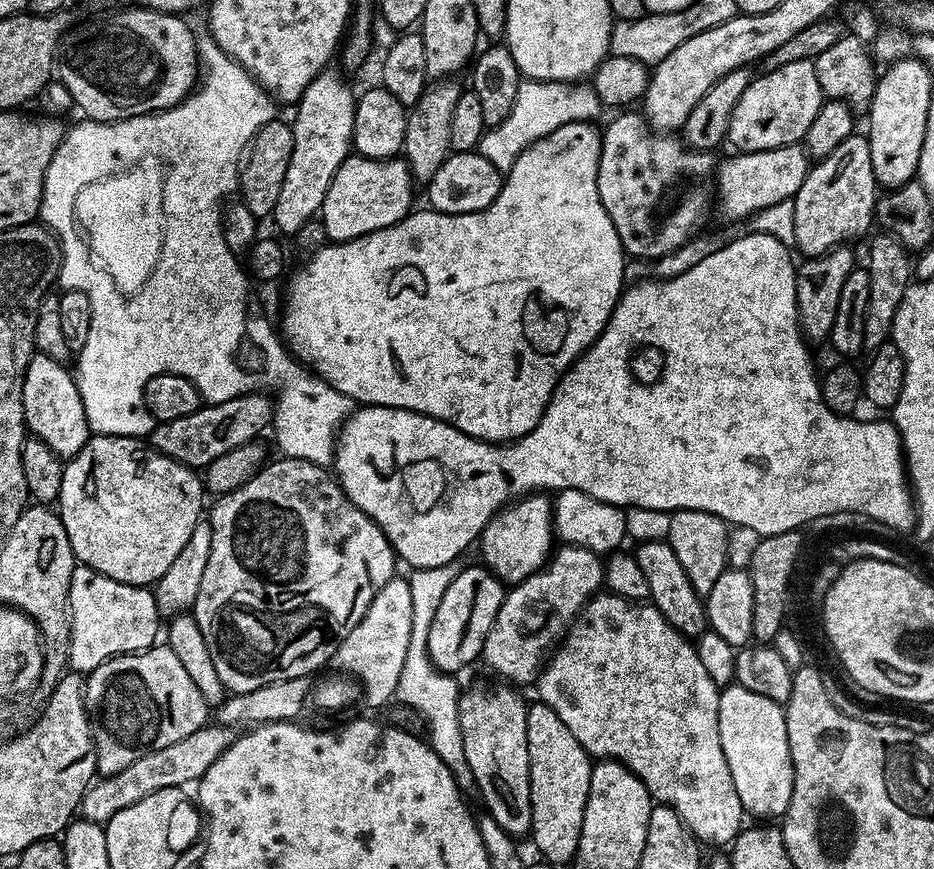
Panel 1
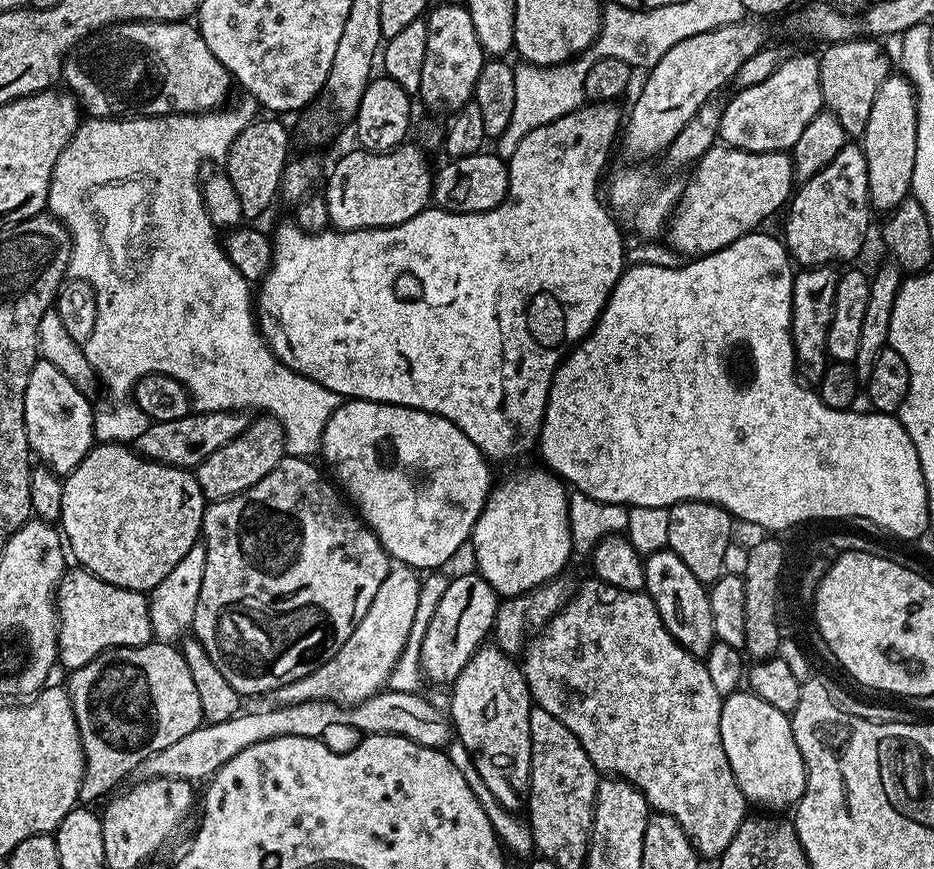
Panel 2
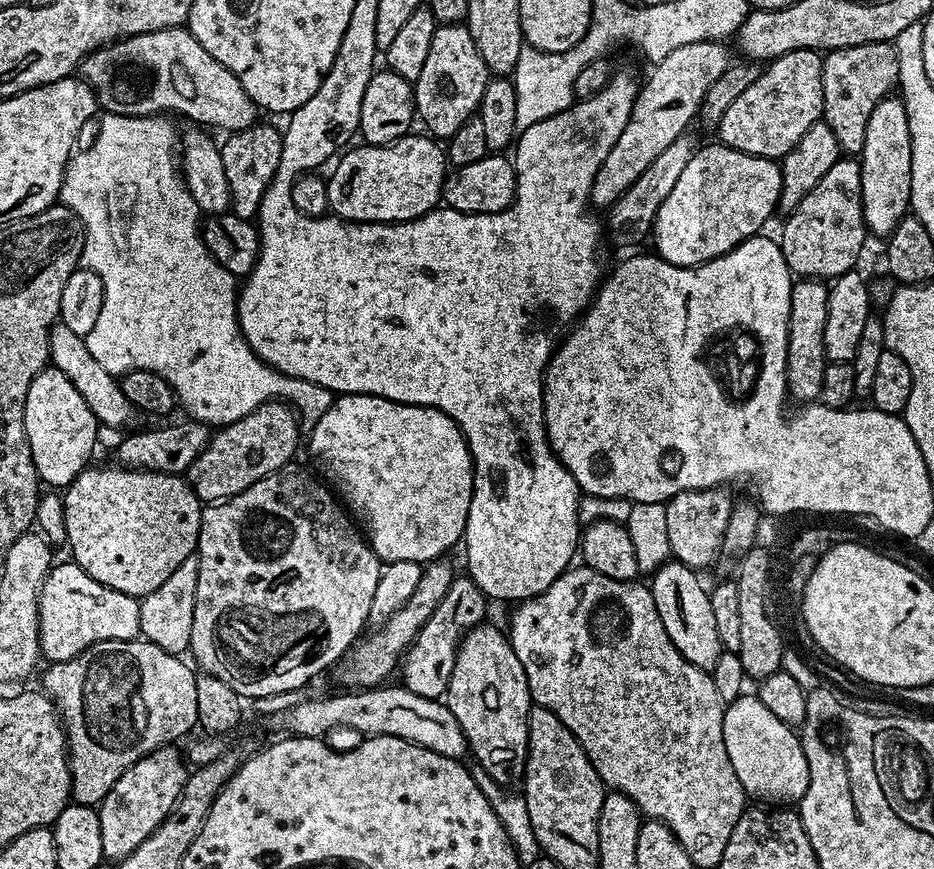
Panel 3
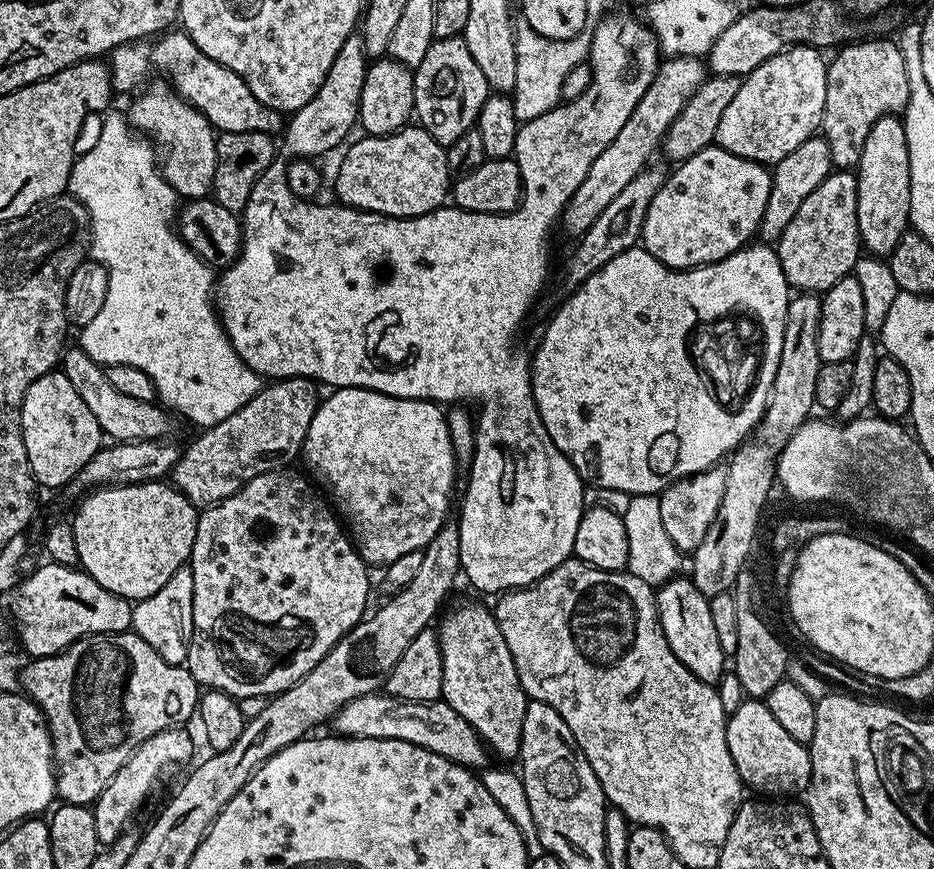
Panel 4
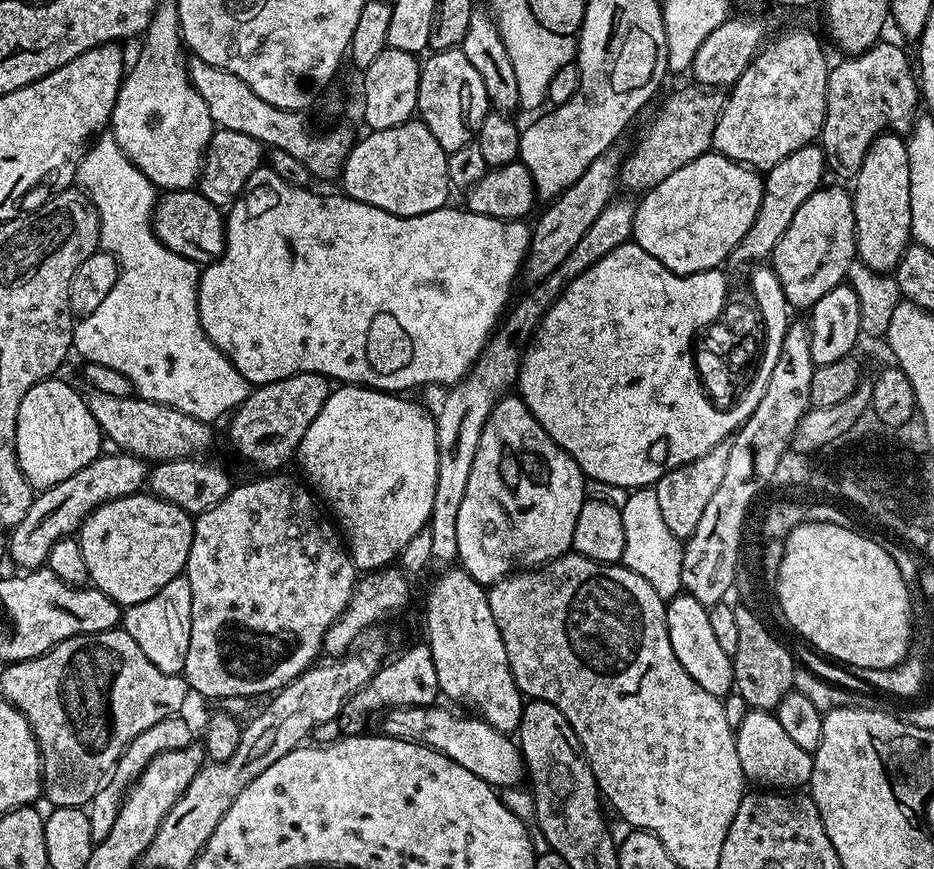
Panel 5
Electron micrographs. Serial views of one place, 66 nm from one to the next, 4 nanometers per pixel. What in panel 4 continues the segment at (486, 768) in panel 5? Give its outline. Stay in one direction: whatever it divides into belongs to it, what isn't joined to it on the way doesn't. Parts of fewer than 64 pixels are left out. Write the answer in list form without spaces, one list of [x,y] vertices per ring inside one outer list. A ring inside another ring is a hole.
[[[383,691],[371,692],[368,696],[354,698],[346,702],[332,717],[331,731],[344,738],[382,738],[384,741],[401,740],[414,746],[422,746],[434,754],[442,754],[450,762],[462,765],[469,770],[485,767],[489,753],[480,735],[448,704],[433,702],[419,704],[409,700],[399,700]]]

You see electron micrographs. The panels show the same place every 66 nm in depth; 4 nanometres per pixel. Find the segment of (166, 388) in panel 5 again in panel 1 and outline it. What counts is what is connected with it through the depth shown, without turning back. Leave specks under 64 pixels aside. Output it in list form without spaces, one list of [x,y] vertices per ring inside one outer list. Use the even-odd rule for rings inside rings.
[[[204,38],[204,39],[201,39],[201,40],[200,40],[200,41],[199,41],[199,44],[198,44],[198,83],[197,83],[197,85],[196,85],[196,87],[195,87],[195,89],[194,89],[194,91],[192,91],[192,93],[191,93],[191,94],[189,94],[189,96],[187,96],[187,98],[186,98],[186,99],[185,99],[185,100],[183,100],[183,101],[182,101],[182,103],[180,103],[180,104],[176,104],[176,105],[174,105],[174,107],[172,107],[172,108],[167,108],[167,109],[166,109],[166,110],[162,110],[162,111],[161,111],[161,112],[147,112],[147,114],[146,114],[146,115],[145,115],[145,116],[131,116],[131,117],[130,117],[130,118],[126,118],[126,119],[125,119],[125,120],[115,120],[115,122],[114,122],[114,123],[112,123],[112,124],[103,124],[103,123],[102,123],[102,122],[98,122],[98,121],[97,121],[97,120],[90,120],[90,119],[87,119],[87,118],[84,118],[84,119],[81,119],[81,120],[80,120],[80,121],[79,121],[79,122],[80,122],[80,123],[81,123],[81,124],[76,124],[76,125],[74,125],[74,126],[73,126],[73,128],[72,128],[72,125],[71,125],[71,127],[69,127],[69,128],[68,128],[68,129],[67,129],[67,131],[65,131],[65,134],[64,134],[64,137],[63,137],[63,138],[62,138],[62,142],[61,142],[61,143],[60,143],[60,145],[59,145],[59,146],[58,146],[58,150],[54,150],[54,156],[53,156],[53,157],[52,157],[52,158],[50,158],[50,164],[49,164],[49,165],[48,165],[48,166],[46,166],[46,172],[45,172],[45,174],[44,174],[44,181],[43,181],[43,182],[42,182],[42,196],[41,196],[41,198],[40,198],[40,210],[39,210],[39,213],[38,213],[38,220],[39,220],[39,223],[41,223],[41,224],[43,224],[43,225],[44,225],[44,227],[45,227],[45,228],[49,228],[49,230],[51,230],[51,232],[53,232],[53,234],[55,234],[55,236],[56,236],[56,238],[57,238],[57,240],[59,240],[59,241],[60,241],[60,270],[59,270],[59,273],[58,273],[58,284],[59,284],[59,287],[60,287],[60,288],[61,288],[61,289],[63,289],[63,291],[65,291],[65,292],[68,292],[68,291],[81,291],[81,292],[82,292],[82,294],[86,294],[86,298],[88,298],[88,299],[89,299],[89,304],[90,304],[90,320],[89,320],[89,332],[88,332],[88,333],[87,333],[87,334],[86,334],[86,342],[85,342],[85,345],[84,345],[84,346],[82,346],[82,348],[81,348],[81,349],[80,349],[80,350],[79,350],[79,353],[78,353],[78,355],[77,355],[77,356],[76,356],[76,357],[75,357],[75,360],[76,360],[76,359],[77,359],[77,360],[76,360],[76,368],[75,368],[75,367],[74,367],[74,379],[75,379],[75,381],[76,381],[76,385],[77,385],[77,386],[78,386],[78,394],[79,394],[79,395],[80,395],[80,397],[81,397],[81,398],[82,398],[82,406],[83,406],[83,407],[84,407],[84,410],[85,410],[85,416],[86,416],[86,422],[87,422],[87,423],[88,423],[88,430],[89,430],[89,433],[92,433],[92,434],[95,434],[95,435],[98,435],[98,436],[134,436],[134,437],[137,437],[137,438],[148,438],[148,437],[151,437],[151,435],[152,435],[152,429],[153,429],[153,428],[155,428],[155,427],[156,427],[156,425],[157,425],[157,421],[156,421],[156,419],[155,419],[155,418],[153,418],[153,416],[152,416],[152,415],[151,415],[151,413],[149,413],[149,412],[148,412],[148,410],[147,410],[147,406],[145,406],[145,404],[144,404],[144,387],[145,387],[145,386],[147,386],[147,383],[148,383],[148,382],[150,382],[150,380],[151,380],[151,379],[152,379],[152,378],[154,378],[154,377],[155,377],[155,376],[156,376],[156,375],[162,375],[162,374],[166,374],[166,375],[180,375],[180,376],[181,376],[181,377],[182,377],[182,378],[186,378],[186,379],[188,379],[188,380],[189,380],[189,381],[190,381],[190,382],[192,382],[192,383],[193,383],[193,384],[194,384],[194,386],[195,386],[195,387],[196,387],[196,388],[197,388],[197,390],[198,390],[198,391],[199,391],[199,392],[200,392],[200,399],[201,399],[201,401],[204,401],[204,402],[207,402],[207,403],[208,403],[208,404],[217,404],[217,403],[218,403],[218,402],[230,402],[230,398],[238,398],[238,397],[239,397],[239,396],[245,396],[245,395],[246,395],[246,394],[250,394],[250,393],[251,393],[251,392],[262,392],[262,393],[265,393],[265,394],[271,394],[271,395],[272,395],[272,396],[273,396],[273,397],[274,397],[274,411],[273,411],[273,414],[272,414],[272,422],[271,422],[271,425],[270,425],[270,428],[271,428],[271,431],[273,431],[273,430],[274,430],[274,431],[276,431],[276,444],[277,444],[277,446],[278,446],[278,447],[280,447],[280,448],[281,448],[281,450],[282,450],[282,451],[281,451],[281,453],[283,453],[283,455],[284,455],[284,456],[293,456],[293,457],[294,457],[294,458],[298,458],[298,459],[299,459],[299,460],[305,460],[305,461],[306,461],[306,462],[310,462],[310,463],[311,463],[311,464],[319,464],[319,465],[321,465],[321,466],[328,466],[328,465],[331,465],[331,464],[332,464],[332,463],[333,463],[333,460],[334,460],[334,457],[335,457],[335,455],[336,455],[336,437],[337,437],[337,435],[338,435],[338,433],[339,433],[339,431],[340,431],[340,427],[342,427],[342,425],[343,425],[343,424],[344,424],[344,421],[345,421],[345,420],[347,420],[347,419],[348,419],[348,417],[349,417],[349,416],[351,416],[351,415],[352,415],[352,413],[353,413],[353,411],[354,411],[354,401],[352,401],[352,400],[351,400],[351,398],[349,398],[349,397],[348,397],[348,396],[347,396],[347,395],[346,395],[346,394],[342,394],[342,393],[341,393],[341,392],[339,392],[339,391],[338,391],[338,390],[334,390],[334,386],[330,386],[330,385],[329,385],[329,384],[328,384],[328,383],[326,383],[326,382],[325,382],[325,381],[324,381],[324,380],[322,380],[322,379],[320,379],[320,377],[319,377],[319,376],[317,376],[317,375],[315,375],[315,374],[307,374],[307,375],[308,375],[308,376],[304,376],[304,372],[305,372],[305,373],[306,373],[306,368],[305,368],[305,365],[303,365],[303,364],[301,364],[301,363],[300,363],[300,361],[299,361],[299,360],[297,360],[297,359],[295,359],[295,358],[294,358],[294,357],[293,357],[293,355],[292,355],[292,353],[291,353],[291,352],[289,352],[289,351],[288,351],[288,349],[287,349],[287,347],[286,347],[286,345],[285,345],[285,343],[284,343],[284,341],[283,341],[283,339],[281,339],[281,337],[280,337],[280,336],[279,336],[279,335],[278,335],[278,332],[277,332],[277,329],[276,329],[276,332],[275,332],[275,330],[274,330],[274,329],[272,329],[272,324],[271,324],[271,322],[270,322],[270,321],[268,321],[268,320],[267,320],[267,318],[266,318],[266,317],[264,317],[264,312],[263,312],[263,310],[262,310],[262,309],[260,309],[260,304],[259,304],[259,302],[258,302],[258,301],[256,301],[256,300],[252,300],[252,284],[253,284],[253,281],[252,281],[252,280],[251,280],[251,279],[250,279],[250,276],[249,276],[249,273],[248,273],[248,272],[247,272],[247,271],[245,271],[245,269],[244,269],[244,268],[243,268],[243,267],[242,267],[242,264],[241,264],[241,261],[240,261],[240,260],[239,260],[239,259],[237,259],[237,257],[235,257],[235,256],[233,256],[233,254],[232,254],[232,251],[231,251],[231,250],[230,250],[230,249],[228,249],[228,243],[227,243],[227,242],[225,242],[225,240],[224,240],[224,221],[223,221],[223,219],[222,219],[222,209],[223,209],[223,208],[224,208],[224,207],[225,207],[225,204],[226,204],[226,201],[227,201],[227,200],[228,200],[228,199],[229,199],[229,197],[228,197],[228,198],[227,198],[227,196],[228,196],[228,195],[230,195],[230,194],[231,194],[231,192],[233,192],[233,193],[235,193],[235,192],[236,192],[236,191],[237,191],[237,189],[239,189],[239,186],[240,186],[240,169],[241,169],[241,167],[242,167],[242,157],[243,157],[243,156],[244,156],[244,155],[245,155],[245,153],[247,153],[247,151],[248,151],[248,149],[249,149],[249,147],[250,147],[250,145],[251,145],[251,143],[252,143],[252,140],[253,140],[253,138],[255,138],[255,137],[256,137],[256,135],[257,135],[257,134],[258,134],[258,130],[259,130],[259,129],[260,129],[260,128],[261,128],[261,127],[262,127],[262,126],[266,126],[266,122],[270,122],[270,121],[271,121],[271,120],[273,120],[273,118],[274,118],[274,117],[275,117],[275,116],[276,116],[276,115],[277,115],[277,112],[276,112],[276,108],[275,108],[275,107],[276,107],[276,108],[277,108],[277,105],[276,105],[276,104],[275,104],[275,103],[274,103],[274,101],[273,101],[273,99],[272,99],[272,97],[271,97],[271,96],[269,96],[269,95],[268,95],[268,93],[267,93],[267,92],[265,92],[265,91],[264,91],[264,89],[263,89],[263,88],[261,88],[261,87],[260,87],[260,85],[259,85],[259,84],[257,84],[257,83],[256,83],[256,79],[255,79],[255,78],[254,78],[254,77],[253,77],[253,76],[252,76],[252,75],[251,75],[251,74],[250,74],[250,73],[249,73],[249,72],[248,72],[248,71],[247,71],[247,70],[245,70],[245,68],[244,68],[244,67],[243,67],[243,66],[241,66],[241,64],[239,64],[239,63],[238,63],[238,62],[234,62],[234,61],[233,61],[233,60],[232,60],[232,59],[231,59],[231,58],[230,58],[230,57],[229,57],[229,56],[227,56],[227,54],[225,54],[225,52],[223,52],[223,50],[222,50],[222,49],[220,49],[220,48],[219,48],[219,47],[218,47],[218,45],[216,45],[216,44],[215,44],[215,43],[214,43],[214,42],[213,42],[213,40],[211,40],[211,38]],[[135,156],[157,156],[157,158],[158,158],[158,159],[160,159],[160,160],[169,160],[169,162],[170,162],[170,163],[172,163],[172,173],[170,173],[170,174],[169,174],[169,176],[167,176],[167,175],[165,175],[165,176],[164,176],[164,177],[163,177],[163,180],[162,180],[162,183],[163,183],[163,185],[164,185],[164,241],[163,241],[163,242],[162,242],[162,246],[161,246],[161,247],[160,247],[160,257],[159,257],[159,258],[158,258],[158,262],[157,262],[157,263],[156,263],[156,265],[155,265],[155,266],[154,266],[154,270],[153,270],[153,271],[152,271],[152,273],[151,273],[151,274],[150,274],[150,278],[149,278],[149,279],[148,279],[148,281],[147,281],[147,282],[146,282],[146,283],[145,283],[145,284],[144,284],[144,287],[143,287],[143,288],[141,288],[141,289],[140,289],[140,291],[139,291],[139,292],[137,292],[137,293],[135,293],[135,294],[132,294],[132,295],[129,295],[129,296],[127,296],[127,295],[125,295],[125,293],[123,293],[123,292],[121,292],[121,291],[120,291],[120,289],[119,289],[119,288],[117,288],[117,287],[116,287],[116,283],[115,283],[115,282],[113,282],[113,281],[112,281],[112,279],[111,279],[111,278],[110,278],[110,274],[109,274],[109,273],[108,273],[108,272],[106,272],[106,271],[103,271],[103,270],[101,270],[101,269],[100,269],[100,268],[99,268],[99,267],[96,267],[96,266],[94,266],[94,264],[93,264],[93,260],[94,260],[94,257],[93,257],[93,255],[92,255],[92,253],[91,253],[91,251],[90,251],[90,249],[89,249],[89,247],[88,247],[88,245],[87,245],[87,243],[85,243],[85,241],[84,241],[84,240],[83,240],[83,239],[82,239],[82,232],[81,232],[81,229],[80,229],[80,228],[79,228],[79,227],[78,227],[78,225],[77,225],[77,222],[76,222],[76,211],[75,211],[75,210],[74,210],[74,202],[75,202],[75,201],[76,201],[76,198],[77,198],[77,196],[78,196],[78,190],[79,190],[79,189],[80,189],[80,188],[85,188],[85,186],[87,186],[87,184],[89,184],[89,183],[90,183],[90,182],[94,182],[94,181],[95,181],[95,180],[101,180],[101,179],[102,179],[102,178],[106,178],[106,177],[107,177],[107,176],[113,176],[113,174],[114,174],[114,173],[115,173],[115,172],[123,172],[123,171],[124,171],[124,169],[125,169],[125,168],[127,168],[127,167],[129,167],[129,165],[131,165],[131,164],[132,164],[132,163],[133,163],[133,161],[135,161],[135,160],[132,160],[132,159],[134,159],[134,158],[135,158]]]

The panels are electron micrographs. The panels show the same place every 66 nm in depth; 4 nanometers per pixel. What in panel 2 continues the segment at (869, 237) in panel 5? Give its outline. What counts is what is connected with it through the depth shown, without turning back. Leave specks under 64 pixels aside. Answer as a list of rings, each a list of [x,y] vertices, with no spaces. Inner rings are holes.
[[[890,74],[882,86],[878,86],[878,94],[874,97],[874,107],[870,109],[870,122],[866,122],[866,130],[862,137],[862,147],[866,154],[866,174],[868,175],[868,199],[877,213],[887,214],[900,205],[903,200],[909,199],[912,190],[912,175],[914,174],[914,154],[918,150],[918,118],[916,117],[916,90],[912,81],[903,74]]]

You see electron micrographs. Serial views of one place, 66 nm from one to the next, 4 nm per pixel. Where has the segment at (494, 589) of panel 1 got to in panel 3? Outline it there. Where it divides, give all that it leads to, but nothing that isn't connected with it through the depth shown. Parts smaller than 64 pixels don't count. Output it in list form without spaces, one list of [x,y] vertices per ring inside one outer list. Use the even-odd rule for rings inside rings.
[[[470,578],[453,579],[452,586],[441,604],[434,610],[433,616],[426,621],[420,633],[416,635],[415,643],[411,645],[406,656],[408,673],[402,680],[403,687],[410,689],[422,698],[440,700],[450,686],[450,674],[454,670],[456,649],[464,634],[471,628],[485,623],[484,611],[490,607],[484,591]]]

